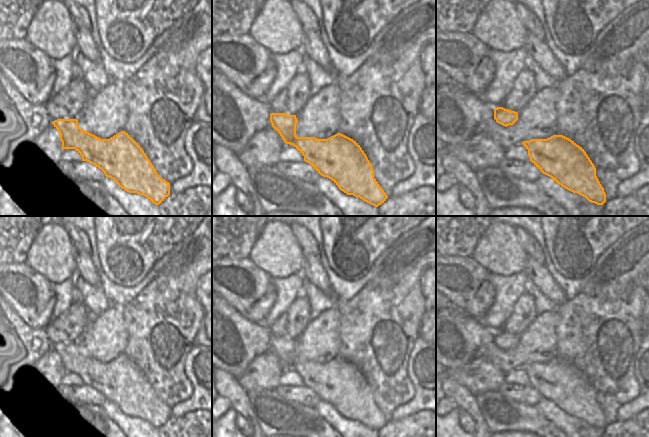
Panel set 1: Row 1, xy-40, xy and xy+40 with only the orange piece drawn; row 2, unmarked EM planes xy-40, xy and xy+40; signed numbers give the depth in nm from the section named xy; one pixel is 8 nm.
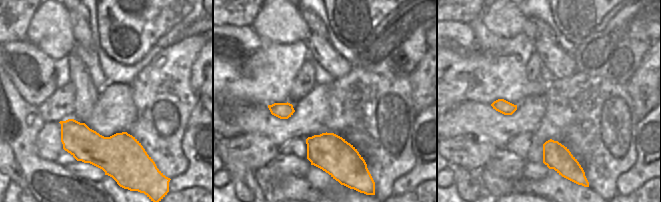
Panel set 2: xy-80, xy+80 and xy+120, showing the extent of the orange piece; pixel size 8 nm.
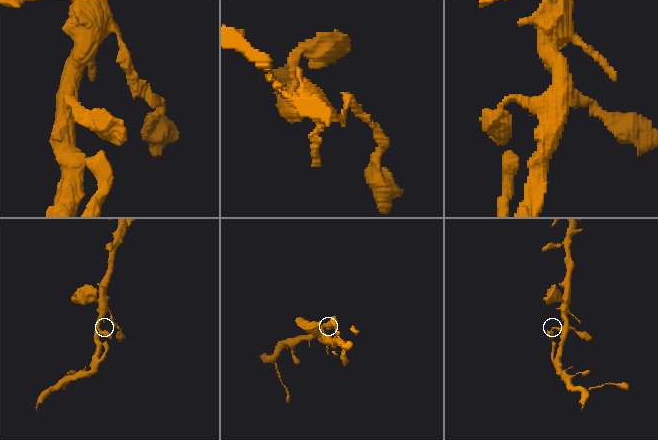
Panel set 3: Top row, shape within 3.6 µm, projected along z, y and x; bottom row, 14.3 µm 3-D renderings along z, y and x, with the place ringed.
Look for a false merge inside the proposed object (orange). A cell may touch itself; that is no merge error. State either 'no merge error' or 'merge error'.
no merge error

